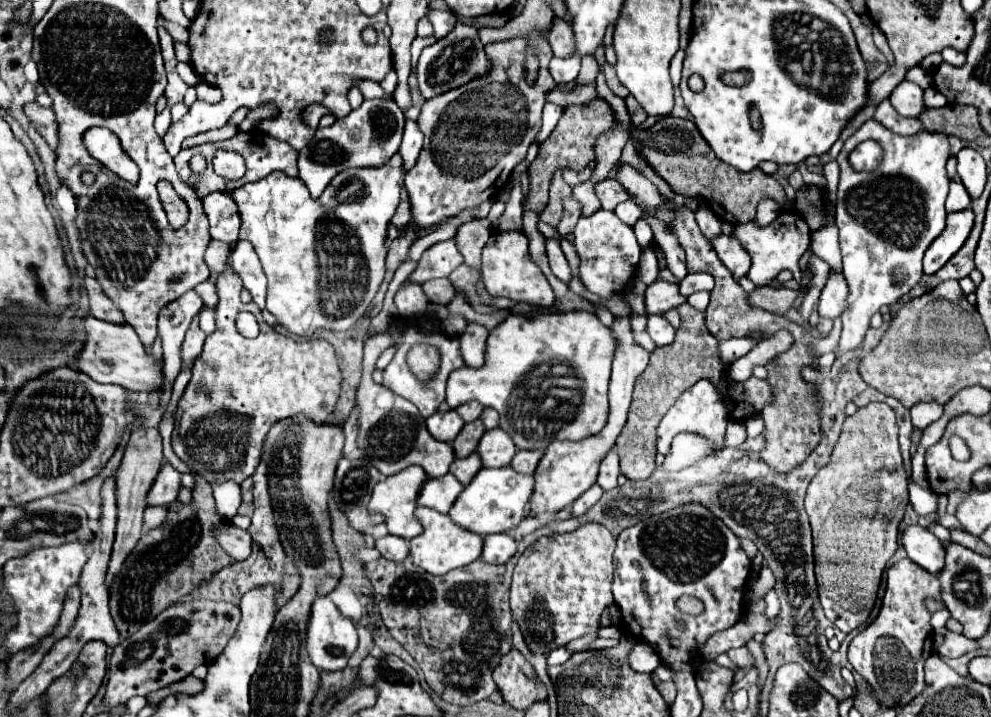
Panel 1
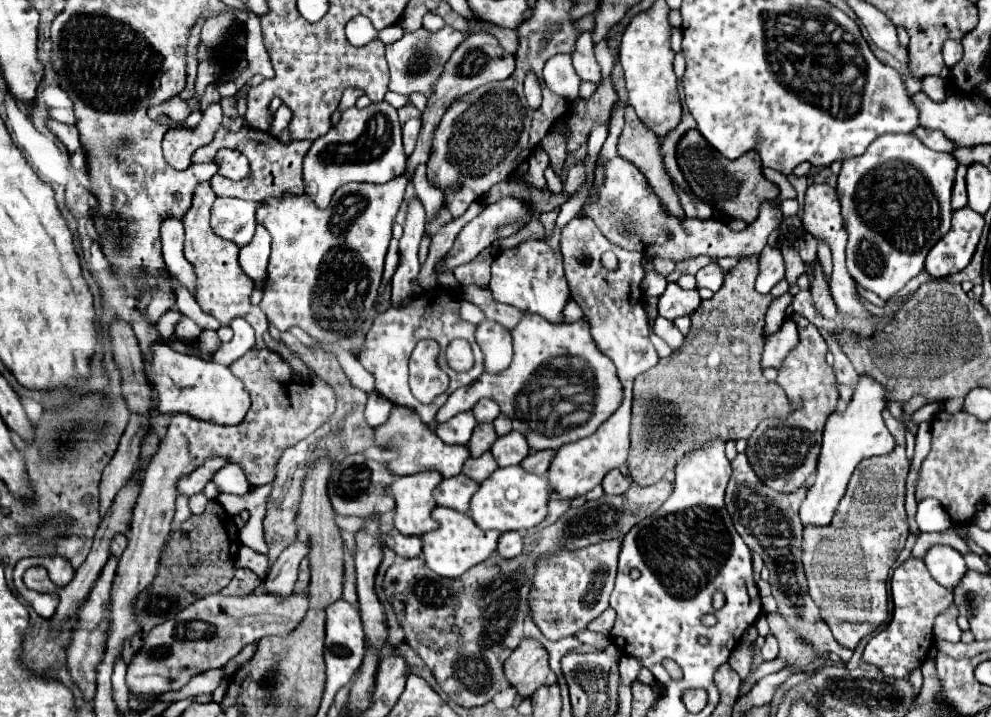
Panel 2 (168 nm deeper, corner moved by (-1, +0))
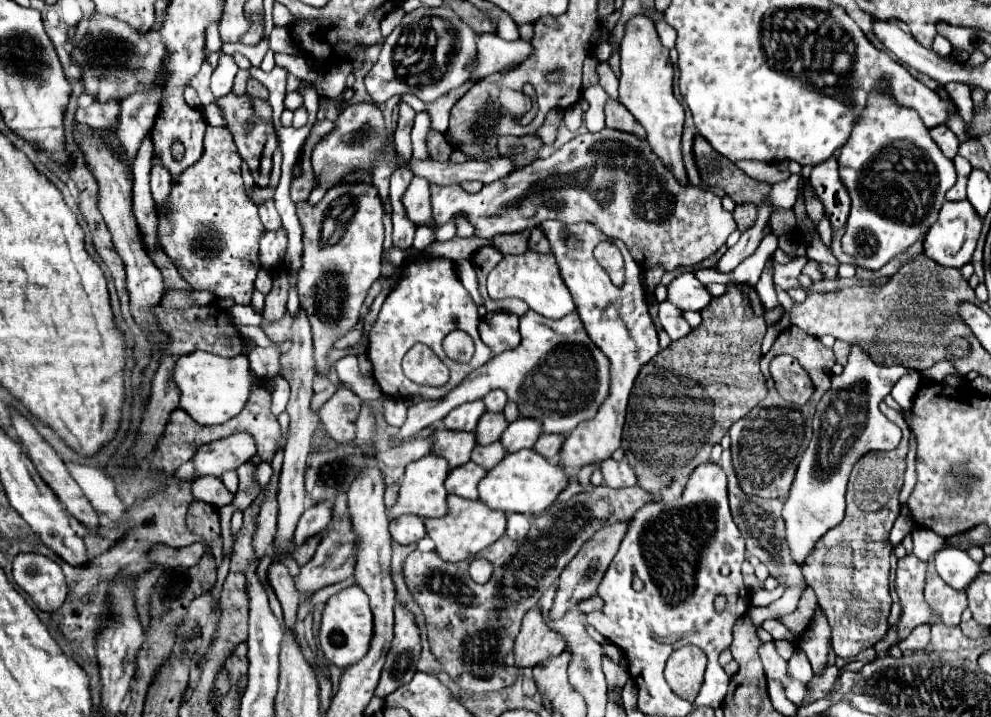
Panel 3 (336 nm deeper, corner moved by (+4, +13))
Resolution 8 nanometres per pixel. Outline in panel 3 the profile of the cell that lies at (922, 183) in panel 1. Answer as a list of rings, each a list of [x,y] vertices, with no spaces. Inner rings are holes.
[[[887,83],[871,91],[851,137],[841,149],[839,175],[851,195],[851,215],[847,219],[847,231],[841,239],[843,251],[855,257],[857,265],[871,271],[879,271],[891,257],[907,251],[929,231],[929,227],[937,221],[941,205],[945,203],[945,193],[957,181],[953,161],[947,159],[935,145],[929,129],[923,125],[923,119],[913,109],[895,101]]]

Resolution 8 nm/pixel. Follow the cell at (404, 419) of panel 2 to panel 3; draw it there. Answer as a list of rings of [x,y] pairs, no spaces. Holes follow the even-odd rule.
[[[439,429],[431,435],[431,439],[433,439],[433,453],[445,457],[451,469],[469,463],[471,449],[477,445],[475,433],[467,433],[467,431]]]

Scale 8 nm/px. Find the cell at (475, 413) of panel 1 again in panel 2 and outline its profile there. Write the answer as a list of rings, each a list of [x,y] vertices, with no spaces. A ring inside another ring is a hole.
[[[482,398],[482,400],[472,408],[472,412],[474,412],[476,422],[492,422],[492,420],[500,414],[500,408],[498,408],[496,402],[492,402],[492,400],[488,400],[488,398]]]

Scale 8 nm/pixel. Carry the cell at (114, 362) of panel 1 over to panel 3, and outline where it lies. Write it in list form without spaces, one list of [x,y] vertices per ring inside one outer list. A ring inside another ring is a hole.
[[[195,351],[191,355],[179,357],[173,373],[175,383],[181,389],[179,407],[187,411],[201,425],[217,425],[233,419],[245,407],[249,393],[253,389],[253,373],[245,355],[241,357],[221,357],[207,351]]]

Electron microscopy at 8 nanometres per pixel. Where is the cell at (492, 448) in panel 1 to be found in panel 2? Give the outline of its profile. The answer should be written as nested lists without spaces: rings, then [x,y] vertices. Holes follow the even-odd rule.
[[[512,430],[504,436],[498,436],[490,452],[498,466],[514,466],[514,464],[520,464],[530,454],[530,446],[524,434]]]

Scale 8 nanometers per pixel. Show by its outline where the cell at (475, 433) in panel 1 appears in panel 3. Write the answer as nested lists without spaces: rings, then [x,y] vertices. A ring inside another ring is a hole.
[[[485,413],[481,419],[479,419],[479,425],[477,425],[477,441],[481,445],[491,445],[495,441],[501,439],[503,431],[507,429],[507,419],[503,417],[503,413]]]

